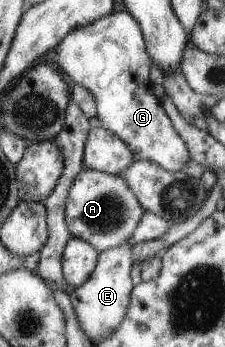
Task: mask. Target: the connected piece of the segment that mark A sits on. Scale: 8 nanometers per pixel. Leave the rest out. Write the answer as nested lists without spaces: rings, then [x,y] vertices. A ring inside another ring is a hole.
[[[80,169],[71,182],[66,199],[66,224],[72,237],[85,240],[98,252],[126,243],[145,213],[122,174]]]

